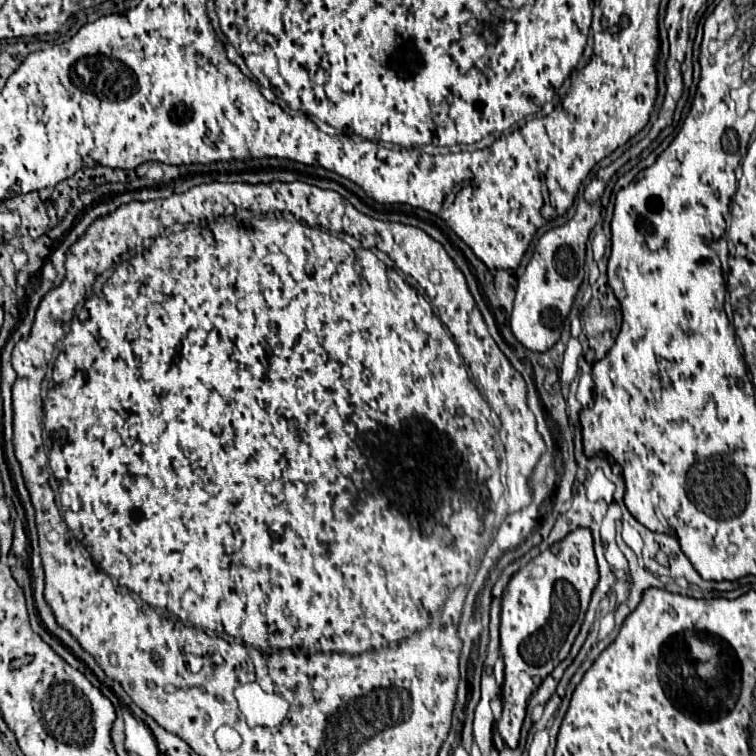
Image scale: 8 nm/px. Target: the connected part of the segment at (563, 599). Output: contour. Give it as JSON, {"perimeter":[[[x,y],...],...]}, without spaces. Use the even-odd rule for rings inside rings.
{"perimeter":[[[575,529],[539,557],[521,567],[509,581],[501,601],[501,657],[505,663],[503,715],[497,731],[505,745],[515,749],[531,693],[561,663],[581,629],[591,591],[599,581],[593,539],[589,529]],[[553,613],[553,615],[551,615]]]}

